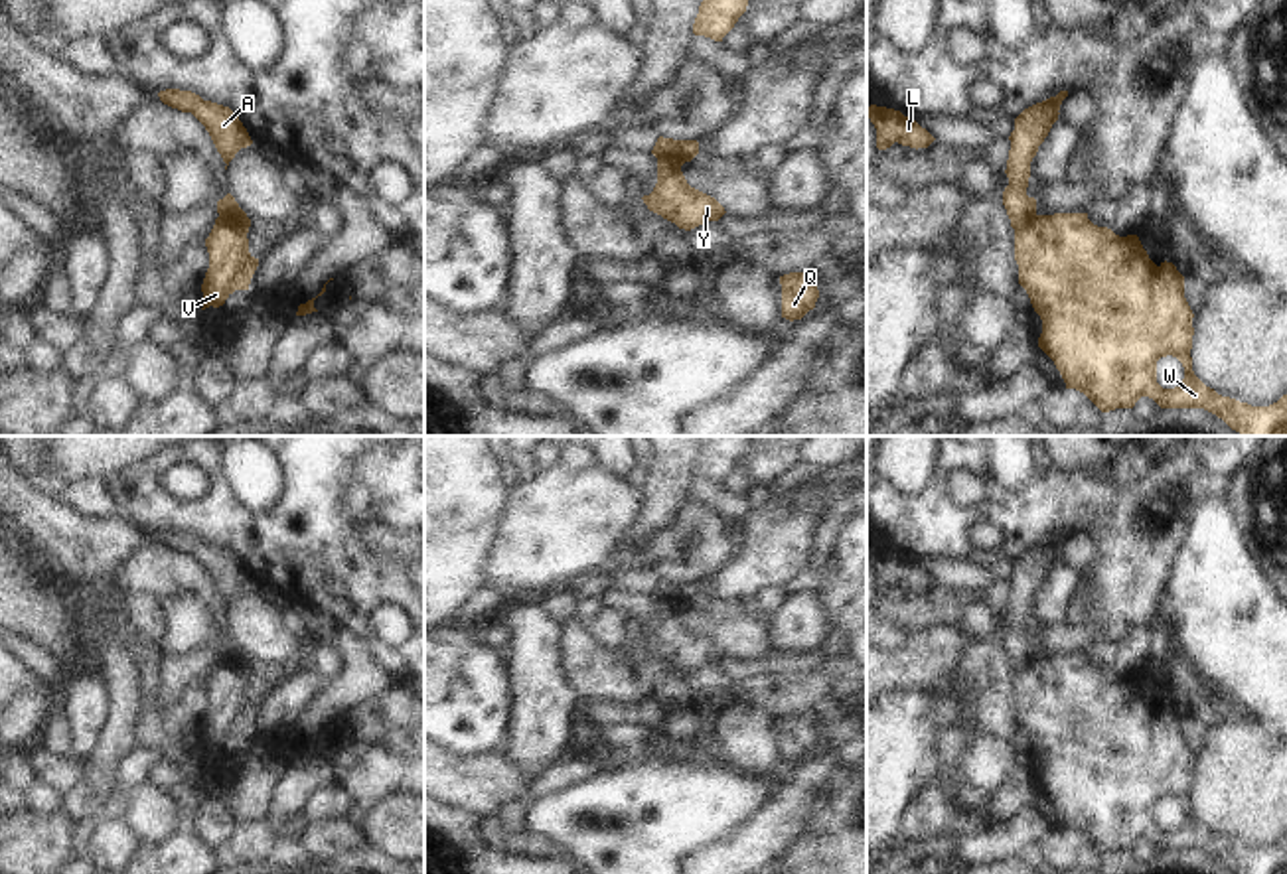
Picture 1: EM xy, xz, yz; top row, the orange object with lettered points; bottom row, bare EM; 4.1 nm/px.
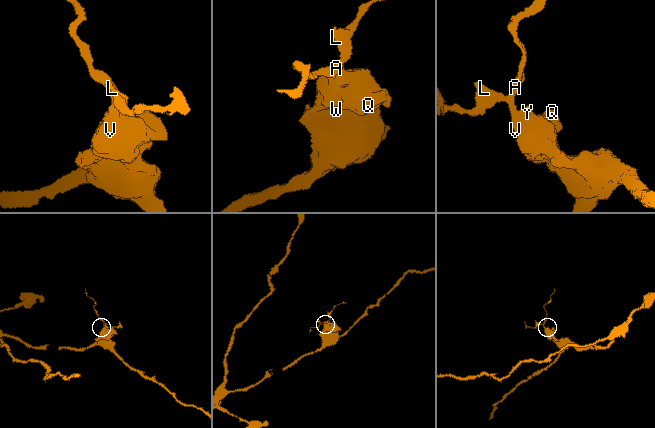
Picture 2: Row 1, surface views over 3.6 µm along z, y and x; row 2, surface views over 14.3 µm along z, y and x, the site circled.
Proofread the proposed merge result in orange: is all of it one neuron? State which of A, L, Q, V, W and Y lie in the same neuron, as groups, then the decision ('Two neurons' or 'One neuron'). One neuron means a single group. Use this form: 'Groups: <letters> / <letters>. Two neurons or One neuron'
Groups: A L / Q V W Y. Two neurons.

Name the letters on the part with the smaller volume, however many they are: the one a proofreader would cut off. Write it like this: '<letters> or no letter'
A, L

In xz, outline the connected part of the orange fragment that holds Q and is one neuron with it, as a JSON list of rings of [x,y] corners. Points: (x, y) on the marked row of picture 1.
[[[815,270],[790,272],[780,276],[782,284],[782,318],[794,322],[801,320],[809,310],[815,308],[819,298]]]

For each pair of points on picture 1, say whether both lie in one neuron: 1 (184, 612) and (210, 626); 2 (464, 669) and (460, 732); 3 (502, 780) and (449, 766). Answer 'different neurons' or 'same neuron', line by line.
1: same neuron
2: same neuron
3: same neuron

